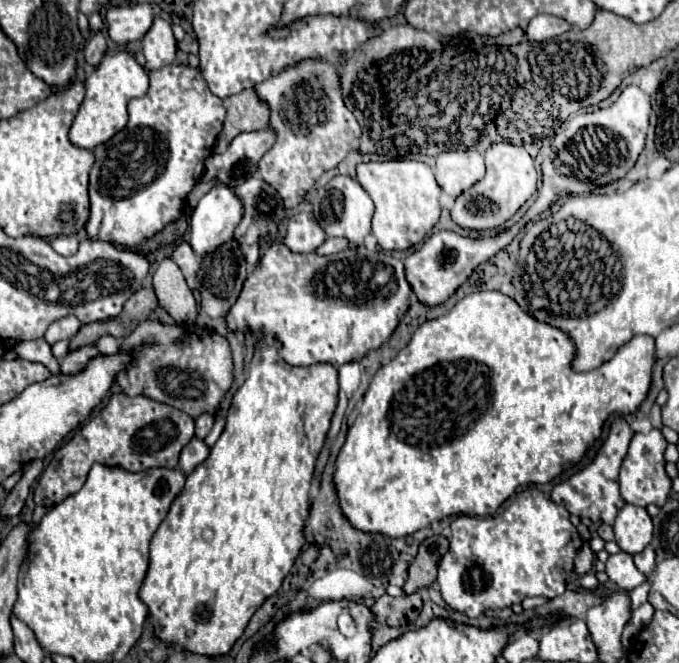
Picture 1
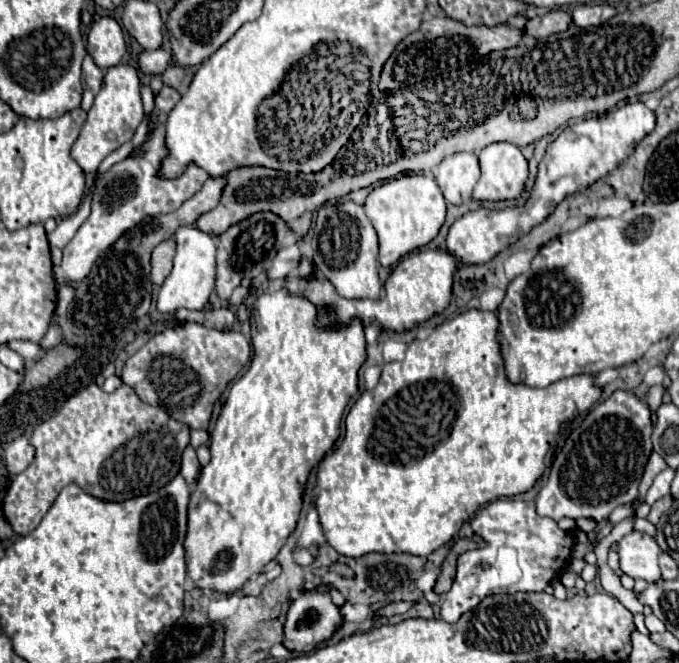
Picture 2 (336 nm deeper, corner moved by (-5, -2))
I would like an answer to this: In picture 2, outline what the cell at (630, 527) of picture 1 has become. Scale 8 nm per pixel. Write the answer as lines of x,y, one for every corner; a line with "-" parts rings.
630,532
620,542
620,570
628,574
630,578
642,578
646,582
658,582
660,580
660,568
658,568
658,554
660,548
656,540
644,532

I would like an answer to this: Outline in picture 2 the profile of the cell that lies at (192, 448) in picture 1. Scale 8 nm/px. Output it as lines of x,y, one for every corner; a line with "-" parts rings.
188,446
182,454
182,468
180,468
180,474
184,476
184,480
188,482
188,486
192,488
196,484
196,478
200,474
200,464
198,464
198,458
196,458
196,450
192,446

